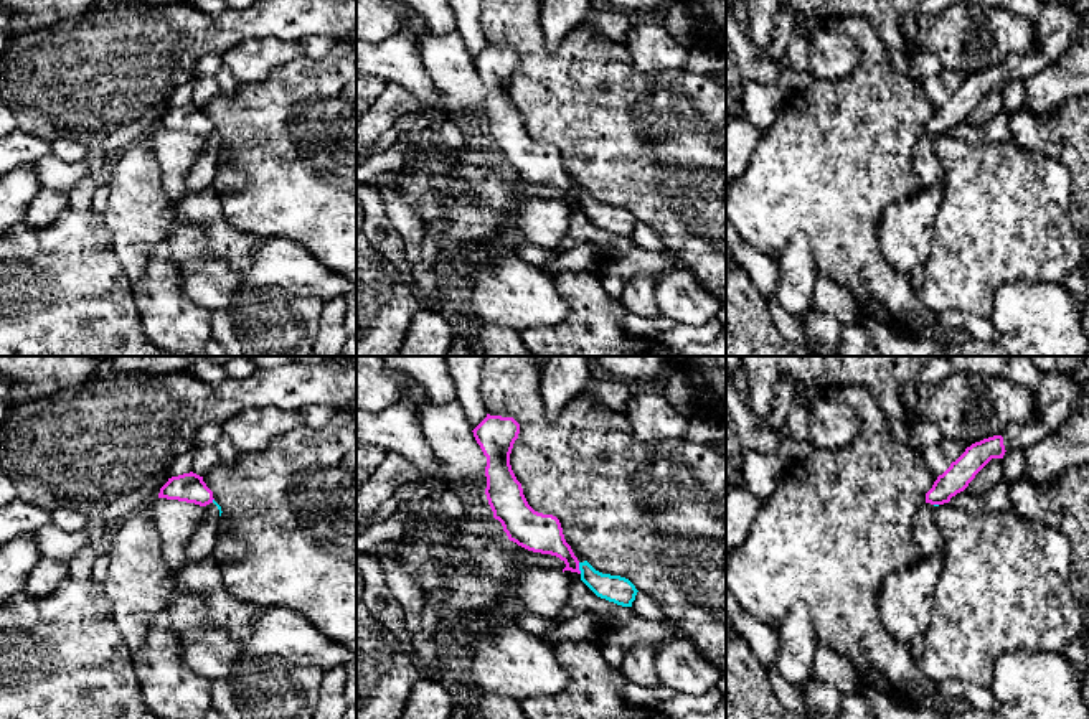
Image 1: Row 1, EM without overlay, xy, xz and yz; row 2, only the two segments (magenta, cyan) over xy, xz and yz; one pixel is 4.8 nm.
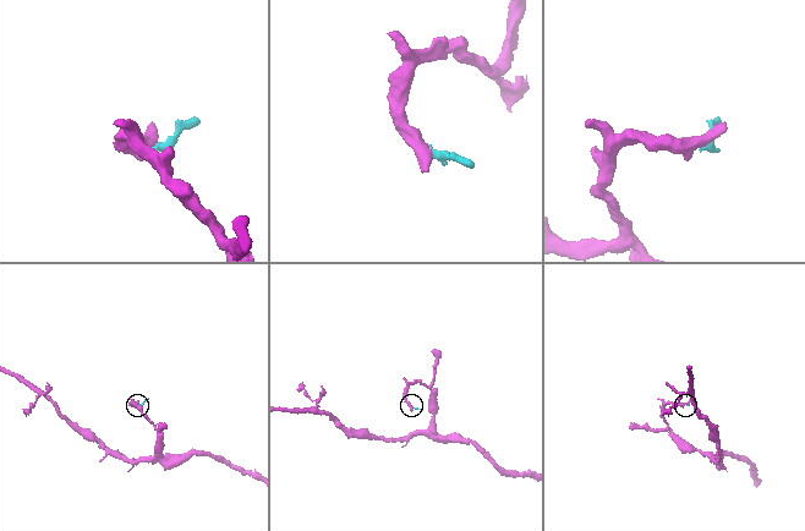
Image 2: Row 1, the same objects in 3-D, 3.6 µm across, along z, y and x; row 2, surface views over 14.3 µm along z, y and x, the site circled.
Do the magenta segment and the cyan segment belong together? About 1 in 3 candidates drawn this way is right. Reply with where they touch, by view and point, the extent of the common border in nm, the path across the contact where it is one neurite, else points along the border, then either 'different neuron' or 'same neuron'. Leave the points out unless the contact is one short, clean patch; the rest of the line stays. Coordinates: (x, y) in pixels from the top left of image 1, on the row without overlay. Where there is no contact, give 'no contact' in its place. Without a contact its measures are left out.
meets magenta in xz at (578, 198); contact 60 nm long; border along xz (578, 193), (581, 203); different neuron

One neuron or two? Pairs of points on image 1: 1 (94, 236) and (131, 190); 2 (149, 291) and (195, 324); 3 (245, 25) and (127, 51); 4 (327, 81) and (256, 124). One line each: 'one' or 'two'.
1: two
2: one
3: one
4: one

